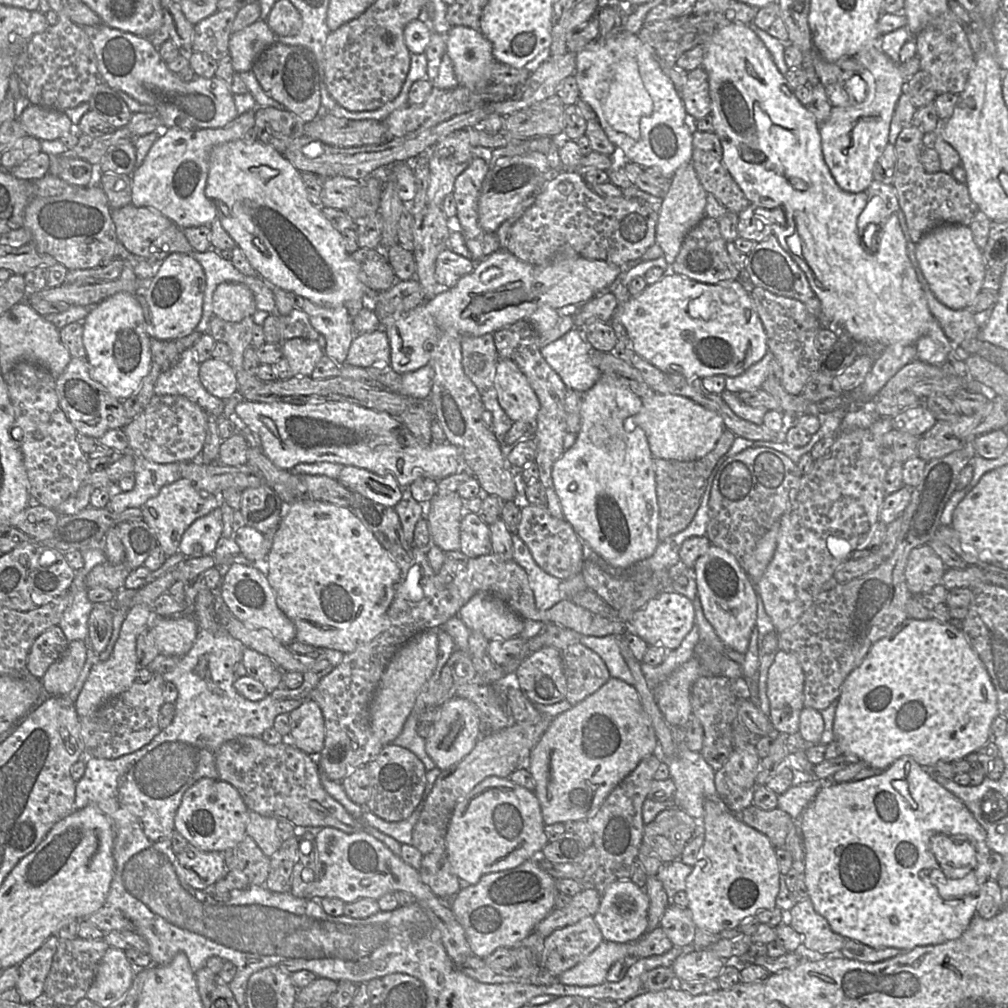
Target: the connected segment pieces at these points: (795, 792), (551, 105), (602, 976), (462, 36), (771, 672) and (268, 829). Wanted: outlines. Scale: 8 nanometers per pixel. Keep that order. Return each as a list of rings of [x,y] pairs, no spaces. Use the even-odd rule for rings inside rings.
[[[815,779],[797,786],[792,785],[785,793],[778,795],[777,807],[795,820],[801,816],[820,789],[833,783],[836,782],[832,779]]]
[[[554,94],[510,115],[503,115],[503,130],[514,137],[554,136],[565,127],[566,105]]]
[[[635,942],[602,943],[582,962],[558,976],[558,982],[564,985],[596,986],[607,981],[606,976],[611,966],[619,960],[633,959]]]
[[[453,26],[446,35],[446,53],[452,60],[459,85],[483,90],[490,82],[490,64],[495,60],[491,42],[466,26]]]
[[[777,651],[768,670],[766,692],[770,704],[770,721],[774,729],[787,734],[799,732],[800,713],[804,707],[804,672],[794,655]]]
[[[249,810],[246,833],[252,837],[258,847],[267,856],[271,857],[281,846],[278,836],[279,821],[273,817],[266,817]]]

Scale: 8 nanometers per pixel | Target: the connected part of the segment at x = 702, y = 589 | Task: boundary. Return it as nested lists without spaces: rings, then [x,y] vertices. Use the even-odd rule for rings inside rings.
[[[712,544],[705,554],[697,559],[694,571],[697,596],[700,599],[705,617],[727,647],[739,653],[745,653],[753,628],[756,626],[755,585],[732,554]]]

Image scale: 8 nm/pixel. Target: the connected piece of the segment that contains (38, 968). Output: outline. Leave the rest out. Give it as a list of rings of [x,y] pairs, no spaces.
[[[48,937],[45,942],[19,965],[19,976],[15,988],[22,1003],[32,1003],[44,993],[44,982],[49,973],[59,937]]]

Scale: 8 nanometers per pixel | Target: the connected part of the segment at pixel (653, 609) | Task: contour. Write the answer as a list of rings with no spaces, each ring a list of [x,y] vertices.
[[[662,592],[635,612],[628,623],[628,630],[642,638],[649,646],[662,646],[670,651],[680,646],[694,623],[695,610],[692,601],[675,592]]]

